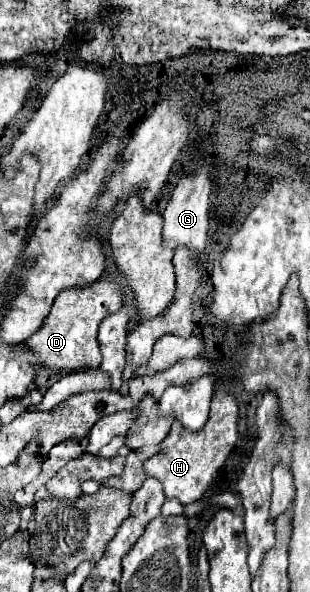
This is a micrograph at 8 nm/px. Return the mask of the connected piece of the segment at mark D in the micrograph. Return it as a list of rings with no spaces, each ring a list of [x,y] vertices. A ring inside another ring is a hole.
[[[96,281],[90,287],[74,287],[74,291],[62,291],[54,301],[48,317],[36,335],[28,337],[24,345],[36,355],[38,365],[50,371],[82,371],[100,367],[98,351],[98,325],[104,317],[112,315],[122,307],[122,291],[116,281]]]

